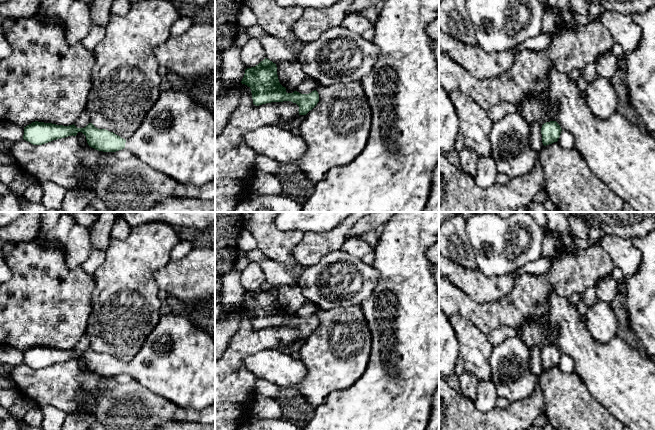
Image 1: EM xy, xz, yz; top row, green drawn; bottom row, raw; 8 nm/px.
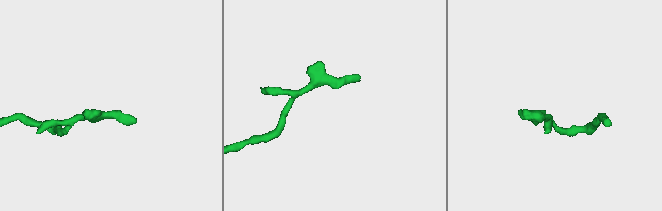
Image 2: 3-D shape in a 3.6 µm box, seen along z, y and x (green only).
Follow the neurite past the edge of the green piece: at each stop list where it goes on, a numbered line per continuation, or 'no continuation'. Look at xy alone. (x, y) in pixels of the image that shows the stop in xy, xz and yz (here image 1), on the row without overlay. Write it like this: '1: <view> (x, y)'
1: xy (177, 360)

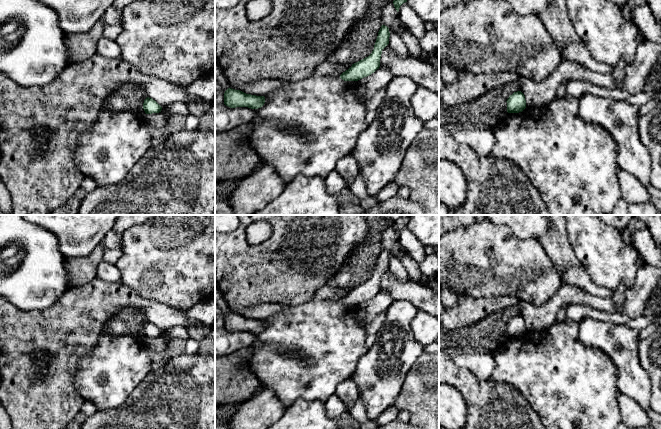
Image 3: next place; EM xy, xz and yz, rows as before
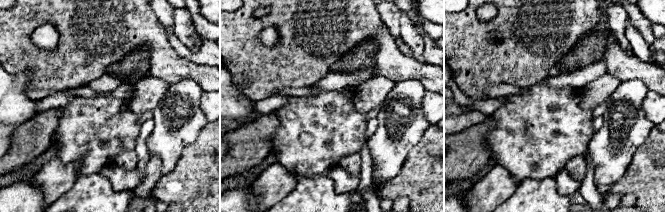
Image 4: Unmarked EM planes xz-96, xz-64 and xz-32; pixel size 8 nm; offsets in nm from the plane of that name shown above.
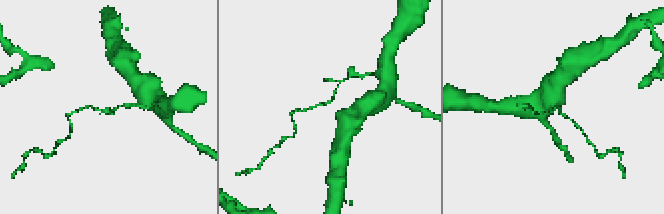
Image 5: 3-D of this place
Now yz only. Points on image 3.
no continuation

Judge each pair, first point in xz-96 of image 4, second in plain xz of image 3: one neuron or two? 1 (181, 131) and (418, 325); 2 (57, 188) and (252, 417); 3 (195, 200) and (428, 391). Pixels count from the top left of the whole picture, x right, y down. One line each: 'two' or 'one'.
1: two
2: one
3: one

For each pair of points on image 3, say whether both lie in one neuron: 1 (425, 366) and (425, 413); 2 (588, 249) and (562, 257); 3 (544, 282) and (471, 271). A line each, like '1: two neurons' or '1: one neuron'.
1: one neuron
2: two neurons
3: one neuron

